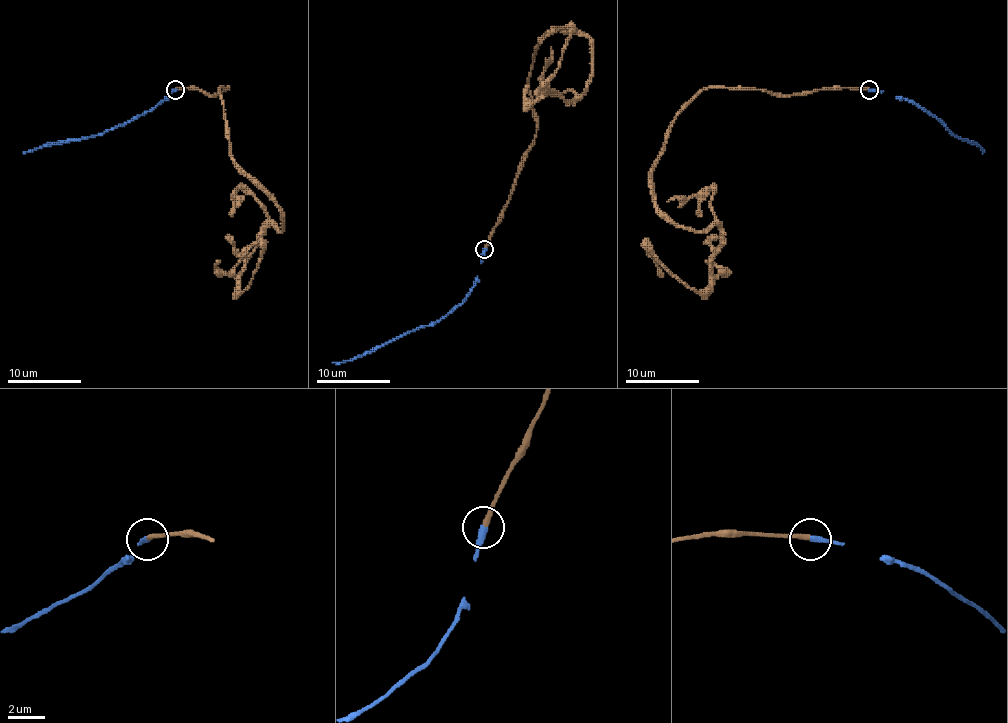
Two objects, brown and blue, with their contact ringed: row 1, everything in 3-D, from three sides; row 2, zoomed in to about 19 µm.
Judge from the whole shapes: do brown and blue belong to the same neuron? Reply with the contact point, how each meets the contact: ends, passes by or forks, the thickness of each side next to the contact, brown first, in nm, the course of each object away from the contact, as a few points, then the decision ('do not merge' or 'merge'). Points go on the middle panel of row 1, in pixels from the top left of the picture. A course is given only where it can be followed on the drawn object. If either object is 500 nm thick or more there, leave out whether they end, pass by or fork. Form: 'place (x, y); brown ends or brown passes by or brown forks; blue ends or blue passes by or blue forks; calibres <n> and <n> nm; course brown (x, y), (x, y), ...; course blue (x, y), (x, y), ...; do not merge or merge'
place (484, 249); brown ends; blue ends; calibres 280 and 320 nm; course brown (485, 249), (536, 133), (538, 43), (591, 41), (587, 87), (549, 89), (567, 26), (538, 41); course blue (485, 249), (477, 282), (470, 294), (444, 316), (362, 355), (332, 362); merge

